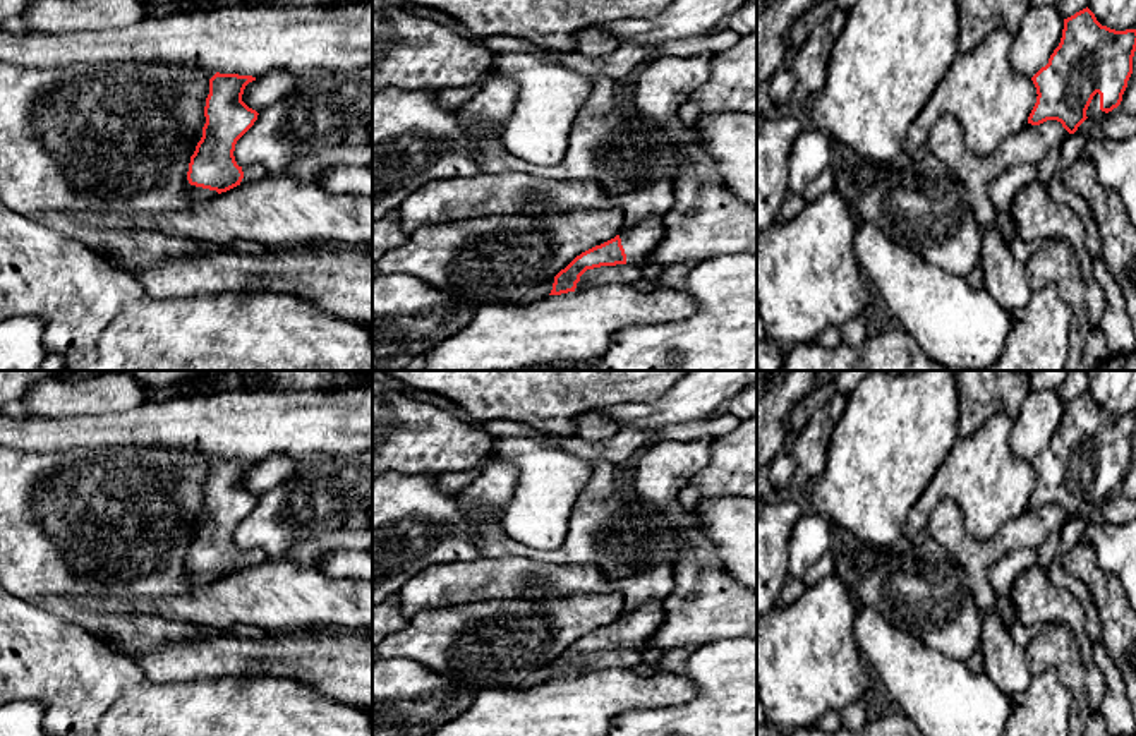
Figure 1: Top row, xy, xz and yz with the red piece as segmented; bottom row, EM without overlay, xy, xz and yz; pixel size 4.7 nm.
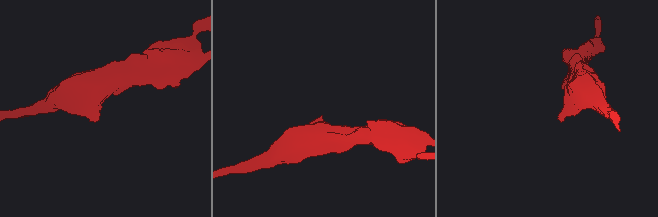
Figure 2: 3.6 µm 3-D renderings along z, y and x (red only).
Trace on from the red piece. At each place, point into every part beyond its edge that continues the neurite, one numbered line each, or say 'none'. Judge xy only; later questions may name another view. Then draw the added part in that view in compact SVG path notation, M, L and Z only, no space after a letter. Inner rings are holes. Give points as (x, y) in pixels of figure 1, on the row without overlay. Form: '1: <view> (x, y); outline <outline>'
1: xy (254, 556); outline M256 547L251 551L242 551L242 556L244 556L244 563L242 563L240 570L261 564L269 559L269 552L261 547Z

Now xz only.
1: xz (639, 625); outline M657 602L644 604L619 616L626 647L642 652L649 638L656 633L664 619L662 606Z

